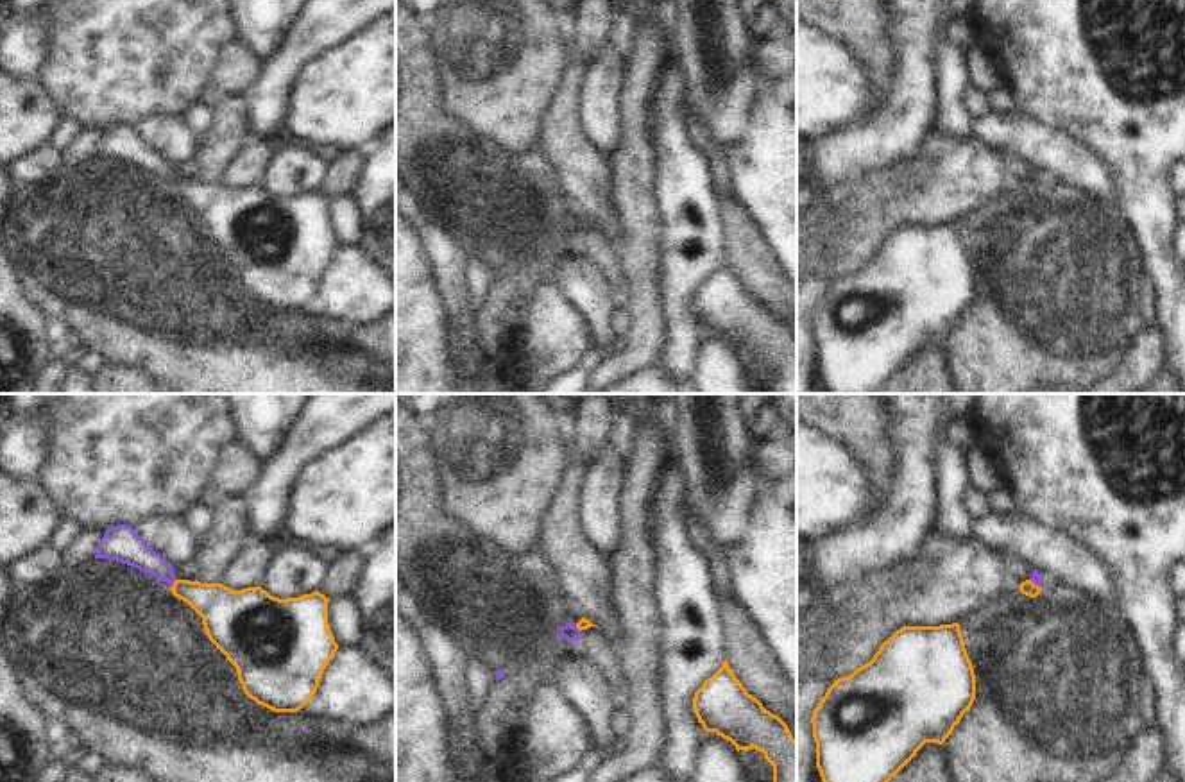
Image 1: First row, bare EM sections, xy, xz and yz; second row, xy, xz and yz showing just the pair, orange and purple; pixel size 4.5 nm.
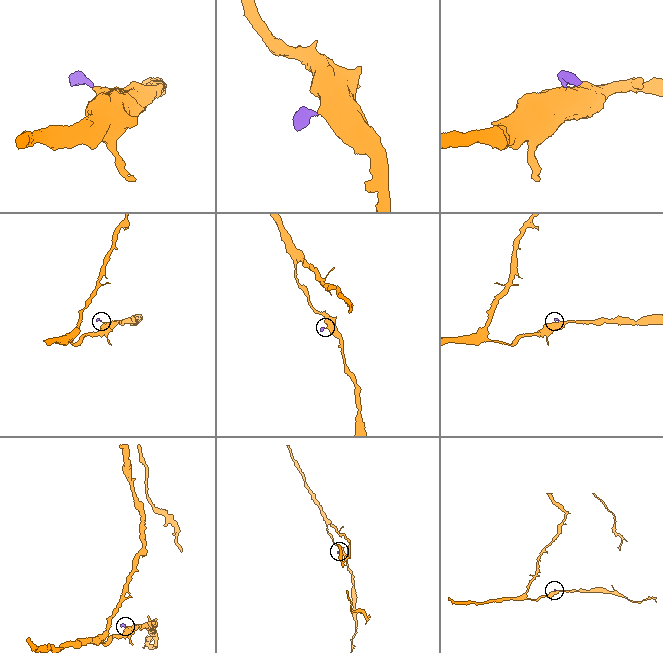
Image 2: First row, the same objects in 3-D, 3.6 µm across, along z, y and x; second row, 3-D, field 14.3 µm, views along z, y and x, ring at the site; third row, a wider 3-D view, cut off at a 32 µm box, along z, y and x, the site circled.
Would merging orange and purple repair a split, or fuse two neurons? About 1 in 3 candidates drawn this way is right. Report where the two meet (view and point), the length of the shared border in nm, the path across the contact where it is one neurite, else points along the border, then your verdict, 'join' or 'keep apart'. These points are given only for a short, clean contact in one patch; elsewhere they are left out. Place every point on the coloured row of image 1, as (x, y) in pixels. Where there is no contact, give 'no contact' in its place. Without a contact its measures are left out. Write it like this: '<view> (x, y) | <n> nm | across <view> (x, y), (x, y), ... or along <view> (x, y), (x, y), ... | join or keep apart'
xy (174, 584) | 50 nm | along xy (176, 578), (170, 587) | keep apart

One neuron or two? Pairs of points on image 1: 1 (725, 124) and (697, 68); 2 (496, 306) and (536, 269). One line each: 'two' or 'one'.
1: one
2: one

